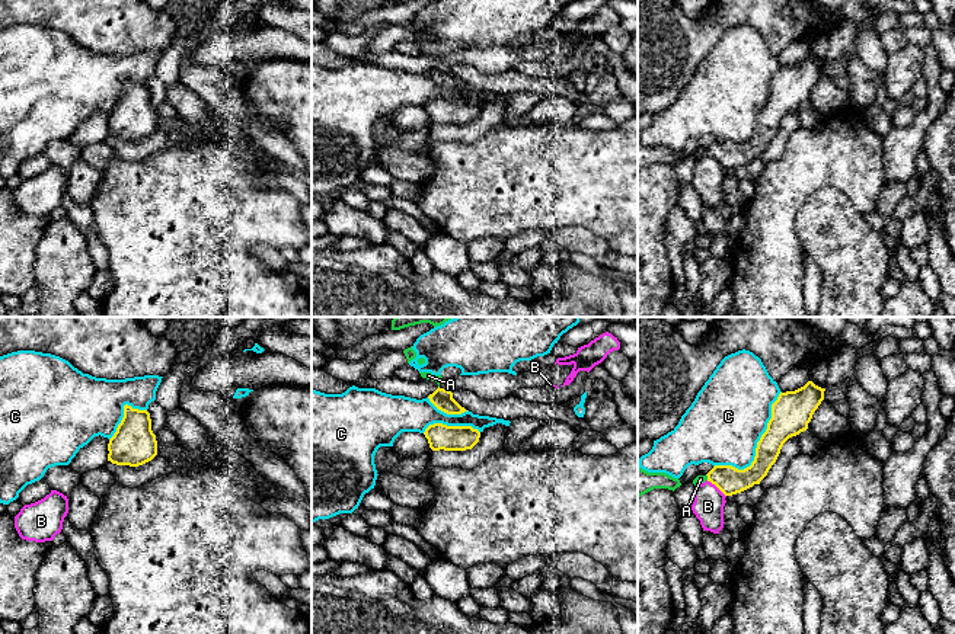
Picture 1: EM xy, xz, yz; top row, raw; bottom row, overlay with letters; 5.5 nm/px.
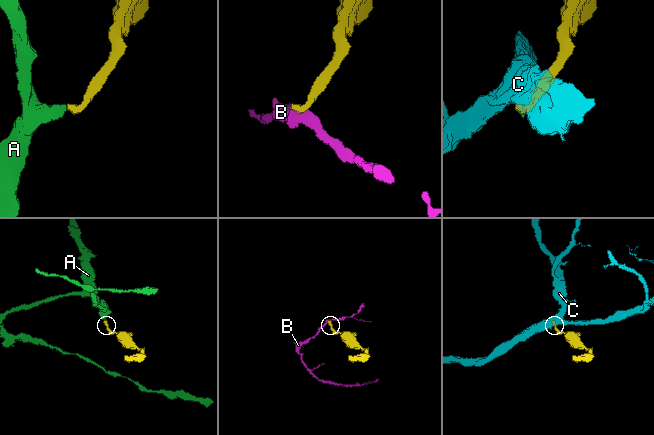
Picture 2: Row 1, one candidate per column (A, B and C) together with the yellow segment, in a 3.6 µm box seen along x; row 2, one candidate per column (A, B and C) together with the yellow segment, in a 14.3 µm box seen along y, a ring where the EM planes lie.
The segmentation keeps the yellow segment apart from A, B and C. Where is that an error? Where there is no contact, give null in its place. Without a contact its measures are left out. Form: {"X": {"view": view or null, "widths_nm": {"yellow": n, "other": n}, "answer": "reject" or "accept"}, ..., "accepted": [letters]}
{"A": {"view": "yz", "widths_nm": {"yellow": 160, "other": 50}, "answer": "accept"}, "B": {"view": "yz", "widths_nm": {"yellow": 160, "other": 170}, "answer": "reject"}, "C": {"view": "yz", "widths_nm": {"yellow": 200, "other": 420}, "answer": "reject"}, "accepted": ["A"]}

